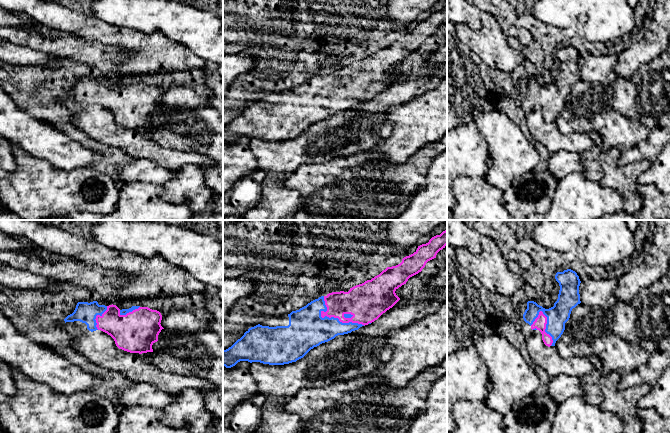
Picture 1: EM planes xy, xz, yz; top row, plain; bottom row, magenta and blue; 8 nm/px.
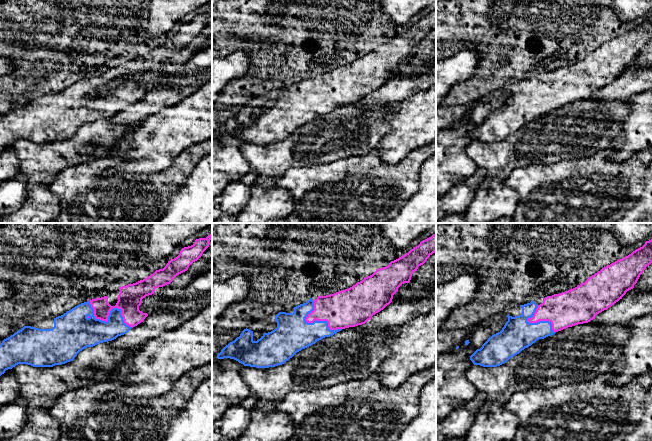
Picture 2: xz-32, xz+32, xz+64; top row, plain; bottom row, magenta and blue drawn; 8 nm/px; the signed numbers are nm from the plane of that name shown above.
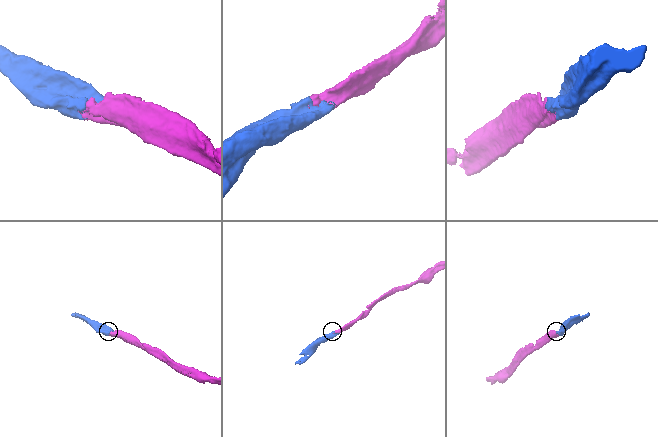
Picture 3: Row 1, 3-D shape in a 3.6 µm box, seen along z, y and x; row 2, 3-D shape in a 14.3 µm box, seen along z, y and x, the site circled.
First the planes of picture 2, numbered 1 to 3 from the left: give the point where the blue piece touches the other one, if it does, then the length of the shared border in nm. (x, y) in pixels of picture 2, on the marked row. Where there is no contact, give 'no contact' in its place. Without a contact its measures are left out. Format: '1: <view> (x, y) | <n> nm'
1: xz-32 (108, 313) | 420 nm
2: xz+32 (315, 319) | 340 nm
3: xz+64 (536, 322) | 260 nm

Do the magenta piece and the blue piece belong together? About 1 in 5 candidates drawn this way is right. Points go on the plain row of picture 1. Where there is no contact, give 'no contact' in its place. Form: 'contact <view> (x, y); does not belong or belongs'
contact xz (331, 92); belongs

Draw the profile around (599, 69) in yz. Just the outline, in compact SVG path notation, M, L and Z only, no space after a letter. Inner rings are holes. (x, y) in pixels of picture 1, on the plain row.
M614 51L607 55L590 55L588 58L581 58L579 62L581 80L611 85L618 78L614 71L617 60L618 54Z

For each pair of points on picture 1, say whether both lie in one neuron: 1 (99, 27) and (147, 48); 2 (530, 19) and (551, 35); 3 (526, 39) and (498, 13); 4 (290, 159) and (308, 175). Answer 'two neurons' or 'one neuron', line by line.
1: one neuron
2: one neuron
3: one neuron
4: two neurons

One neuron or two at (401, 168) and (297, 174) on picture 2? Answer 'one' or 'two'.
one

